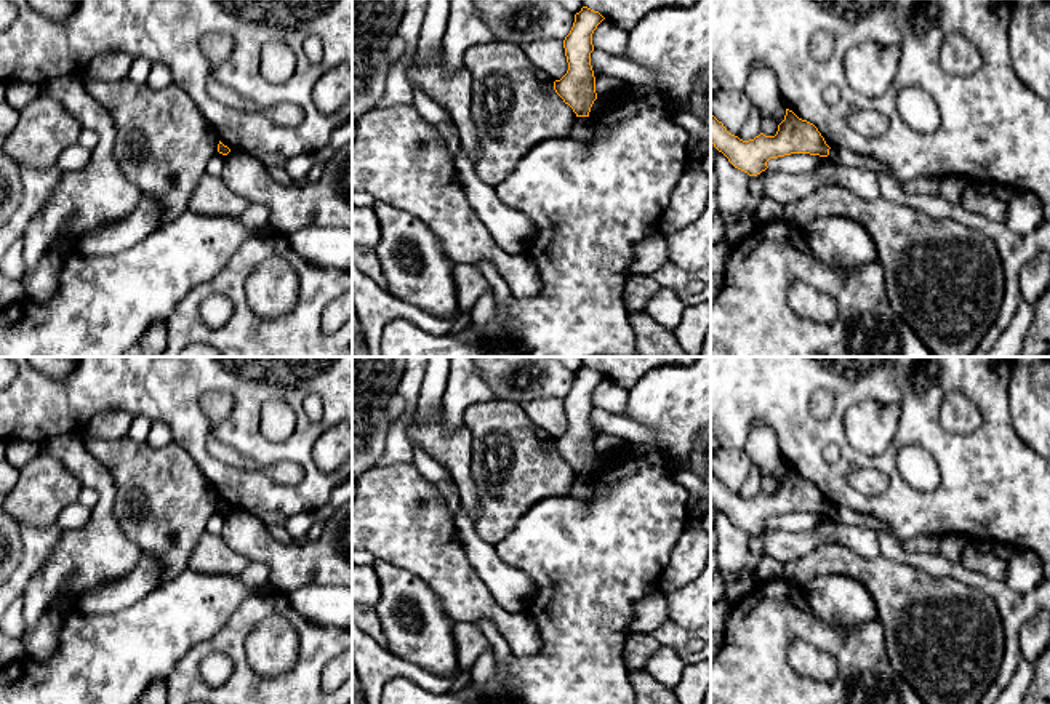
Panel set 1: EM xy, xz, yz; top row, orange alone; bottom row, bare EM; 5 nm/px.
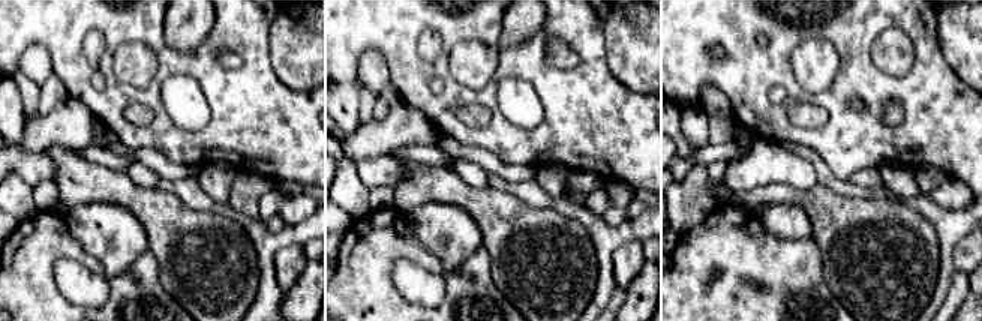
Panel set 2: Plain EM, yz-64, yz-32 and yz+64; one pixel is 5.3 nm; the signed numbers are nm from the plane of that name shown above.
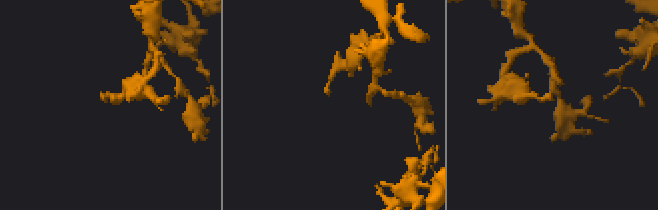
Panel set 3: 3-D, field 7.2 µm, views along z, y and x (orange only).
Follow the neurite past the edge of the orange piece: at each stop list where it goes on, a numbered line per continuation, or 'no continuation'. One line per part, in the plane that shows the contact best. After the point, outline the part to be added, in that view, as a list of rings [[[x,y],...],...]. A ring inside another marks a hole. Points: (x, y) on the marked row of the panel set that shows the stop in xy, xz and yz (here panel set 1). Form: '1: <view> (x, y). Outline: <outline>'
no continuation

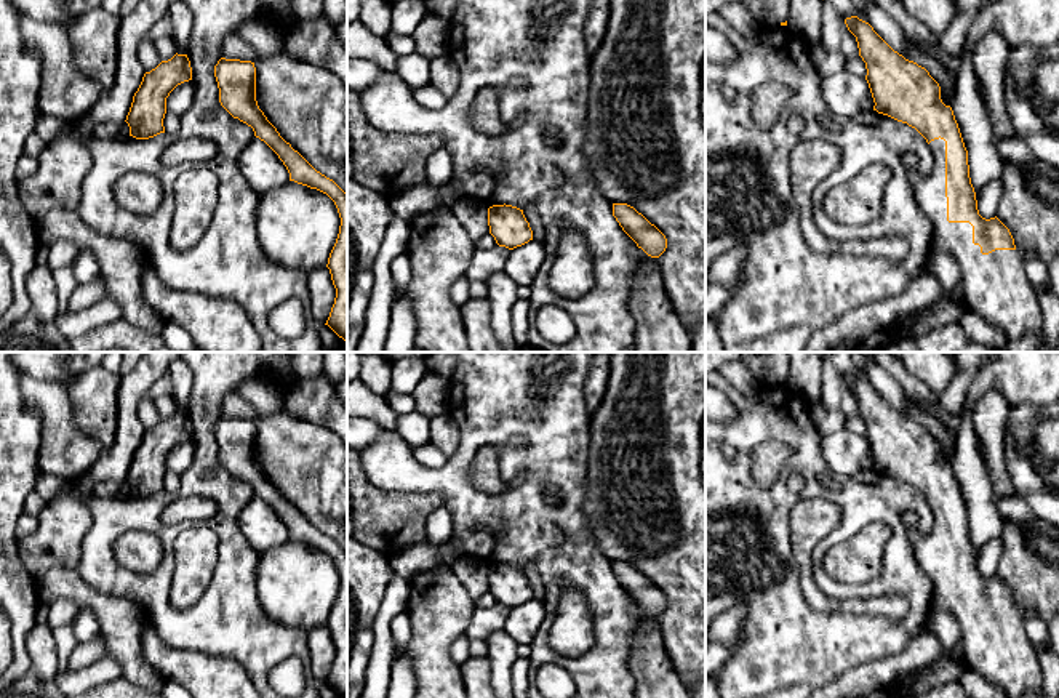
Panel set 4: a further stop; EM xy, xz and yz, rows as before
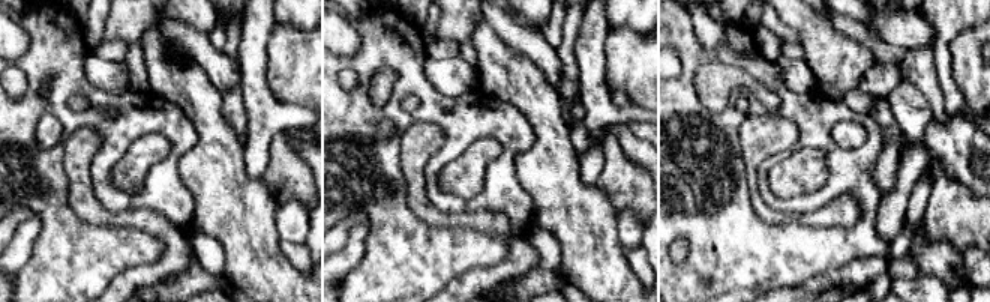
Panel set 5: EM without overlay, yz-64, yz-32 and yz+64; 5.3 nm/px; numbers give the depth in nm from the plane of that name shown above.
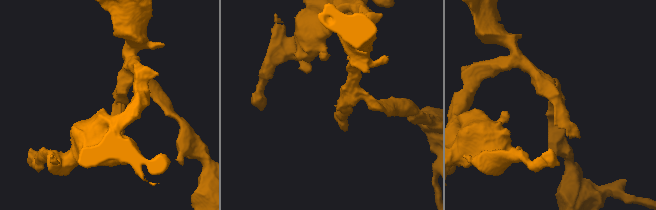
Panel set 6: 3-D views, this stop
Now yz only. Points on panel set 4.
1: yz (995, 285). Outline: [[[945,141],[929,142],[934,168],[929,174],[913,174],[912,184],[918,207],[934,227],[933,251],[952,255],[960,264],[963,283],[961,304],[1000,328],[1011,339],[1033,335],[1041,339],[1043,315],[1033,285],[1029,282],[1016,250],[981,253],[973,243],[969,223],[947,221]]]

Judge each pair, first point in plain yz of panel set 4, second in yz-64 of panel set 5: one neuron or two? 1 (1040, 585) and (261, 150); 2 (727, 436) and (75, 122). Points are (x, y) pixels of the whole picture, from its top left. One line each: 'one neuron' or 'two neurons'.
1: two neurons
2: one neuron

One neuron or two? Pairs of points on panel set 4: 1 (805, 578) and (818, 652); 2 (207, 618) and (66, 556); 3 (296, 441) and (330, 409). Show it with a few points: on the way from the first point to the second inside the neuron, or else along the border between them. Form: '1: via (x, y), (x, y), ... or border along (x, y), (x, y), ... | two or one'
1: border along (795, 562), (810, 602), (842, 613) | two
2: border along (93, 525), (82, 541), (80, 561), (74, 569) | two
3: border along (283, 407), (290, 413), (322, 425), (330, 431) | two

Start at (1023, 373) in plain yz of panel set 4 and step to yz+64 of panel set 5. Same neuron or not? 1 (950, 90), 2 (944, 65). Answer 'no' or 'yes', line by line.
1: yes
2: yes

